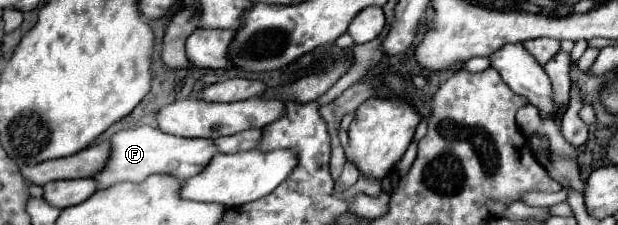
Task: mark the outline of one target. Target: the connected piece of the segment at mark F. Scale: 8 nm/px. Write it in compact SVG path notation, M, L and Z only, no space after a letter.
M143 125L137 129L127 129L119 131L111 137L111 159L109 165L95 175L99 181L99 189L107 189L115 183L121 181L131 181L131 183L141 183L153 173L171 173L179 179L189 179L217 155L217 145L213 139L181 139L175 135L167 135L155 127Z

